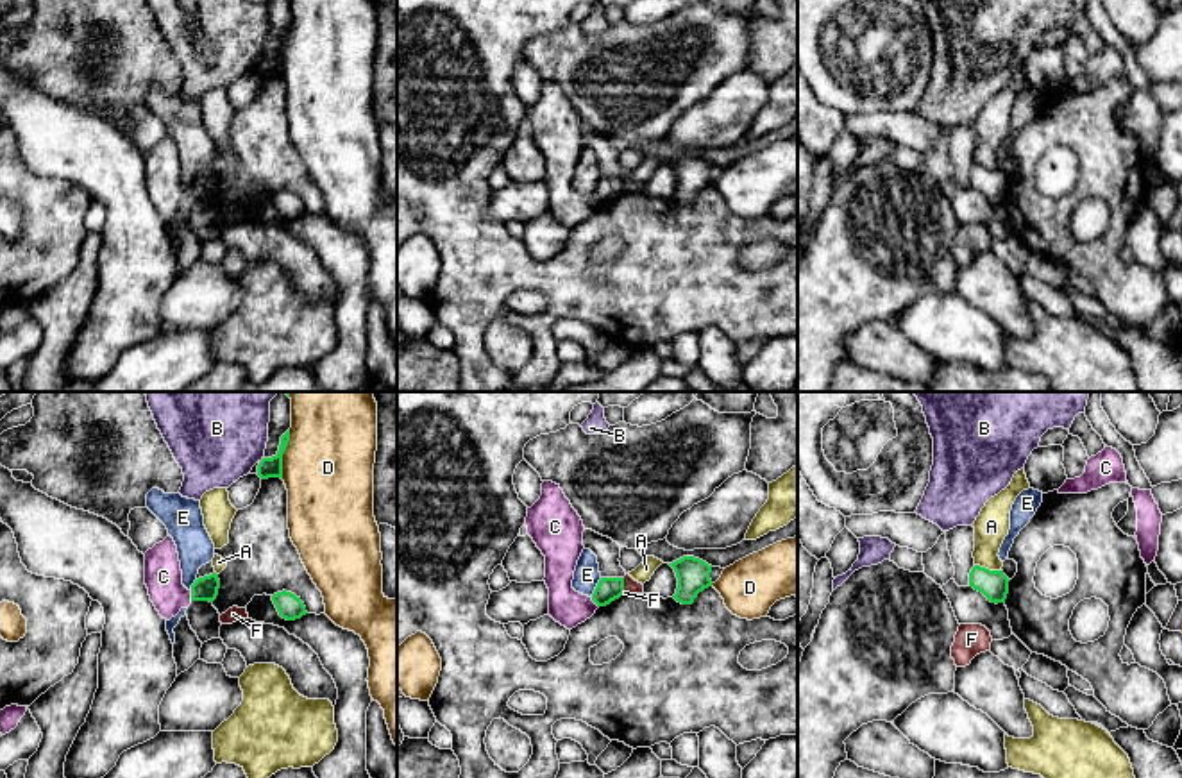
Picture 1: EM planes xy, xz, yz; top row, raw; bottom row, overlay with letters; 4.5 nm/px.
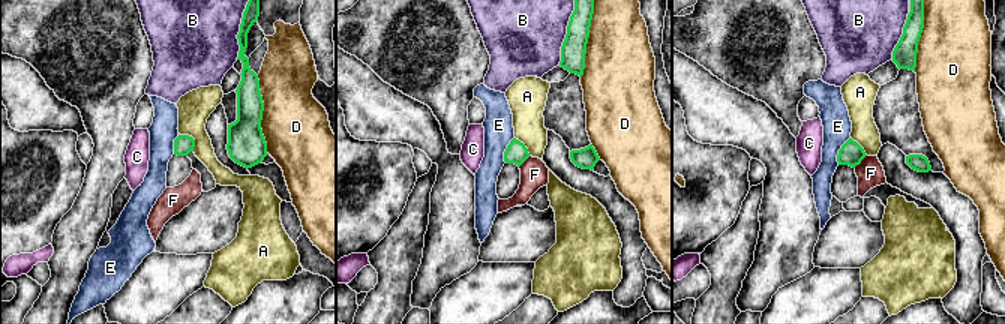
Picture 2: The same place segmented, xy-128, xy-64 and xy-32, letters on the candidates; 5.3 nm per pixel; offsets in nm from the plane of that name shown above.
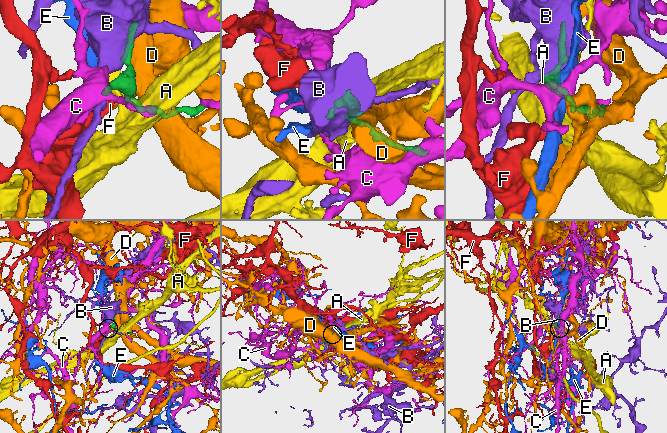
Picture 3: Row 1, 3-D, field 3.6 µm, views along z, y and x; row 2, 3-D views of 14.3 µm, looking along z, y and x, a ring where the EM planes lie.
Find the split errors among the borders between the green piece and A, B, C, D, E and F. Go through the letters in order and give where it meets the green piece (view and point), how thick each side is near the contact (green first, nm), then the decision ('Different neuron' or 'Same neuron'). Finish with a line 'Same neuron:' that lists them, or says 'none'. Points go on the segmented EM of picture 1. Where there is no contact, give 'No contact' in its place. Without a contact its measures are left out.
A: Touches green at yz (987, 569). Thickness 130 nm (green) against 160 nm. Different neuron
B: Touches green at xy (261, 460). Thickness 100 nm (green) against 460 nm. Different neuron
C: Touches green at xy (192, 596). Thickness 110 nm (green) against 170 nm. Different neuron
D: Touches green at xy (283, 453). Thickness 100 nm (green) against 420 nm. Different neuron
E: Touches green at xz (596, 587). Thickness 110 nm (green) against 120 nm. Different neuron
F: Touches green at xz (623, 585). Thickness 110 nm (green) against 60 nm. Different neuron
Same neuron: none

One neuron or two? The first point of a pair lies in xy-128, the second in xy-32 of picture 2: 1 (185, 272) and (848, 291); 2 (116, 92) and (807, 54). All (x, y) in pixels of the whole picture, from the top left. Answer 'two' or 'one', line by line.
1: one
2: one

